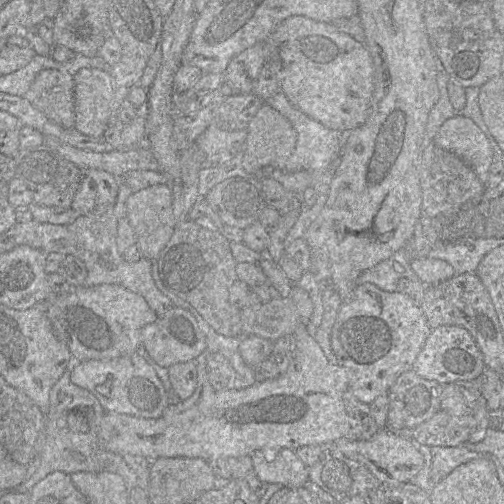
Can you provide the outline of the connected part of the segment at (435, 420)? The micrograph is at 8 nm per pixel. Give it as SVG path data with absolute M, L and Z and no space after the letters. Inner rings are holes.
M439 410L433 417L414 428L393 430L396 434L412 440L416 445L458 446L469 440L476 427L472 412L453 416Z

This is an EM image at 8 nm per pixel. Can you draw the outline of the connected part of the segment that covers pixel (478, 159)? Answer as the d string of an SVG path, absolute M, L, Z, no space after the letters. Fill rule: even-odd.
M460 114L446 120L434 142L462 158L476 172L486 188L494 151L488 137L473 120Z

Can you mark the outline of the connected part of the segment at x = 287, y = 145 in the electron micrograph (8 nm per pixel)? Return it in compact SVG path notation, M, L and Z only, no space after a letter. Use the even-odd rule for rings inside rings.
M264 103L248 124L245 146L241 151L241 166L247 171L259 171L272 166L282 167L296 144L296 131L290 122L272 106Z

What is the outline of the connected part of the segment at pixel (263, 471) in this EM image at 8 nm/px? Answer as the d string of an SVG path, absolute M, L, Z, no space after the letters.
M290 448L279 450L271 461L265 457L265 453L253 452L253 473L261 482L268 484L280 484L282 487L302 487L308 480L308 468L297 456L296 451Z

